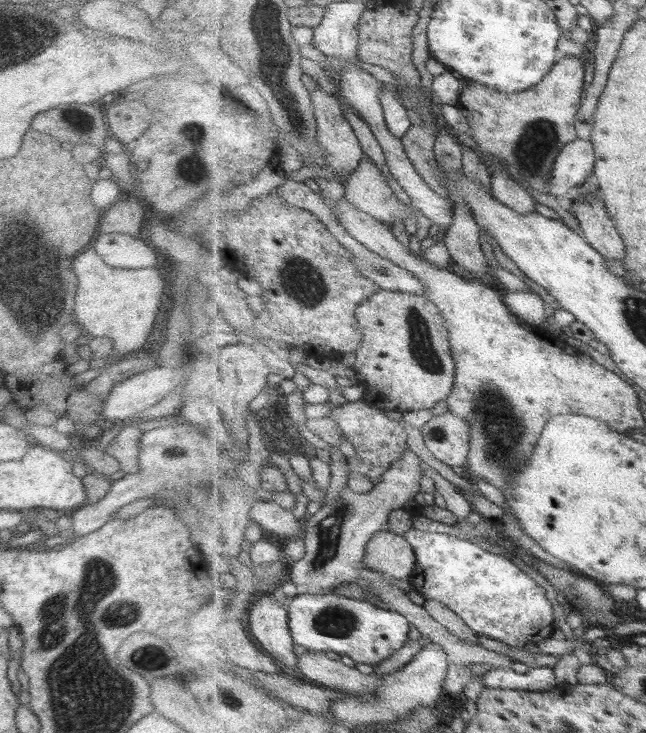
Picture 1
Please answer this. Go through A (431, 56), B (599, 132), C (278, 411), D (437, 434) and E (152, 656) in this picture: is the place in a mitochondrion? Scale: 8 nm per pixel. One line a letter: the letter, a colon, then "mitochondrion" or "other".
A: other
B: other
C: other
D: other
E: mitochondrion

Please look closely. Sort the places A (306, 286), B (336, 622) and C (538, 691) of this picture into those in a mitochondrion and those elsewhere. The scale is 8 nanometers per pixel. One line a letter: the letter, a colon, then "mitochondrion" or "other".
A: mitochondrion
B: mitochondrion
C: other

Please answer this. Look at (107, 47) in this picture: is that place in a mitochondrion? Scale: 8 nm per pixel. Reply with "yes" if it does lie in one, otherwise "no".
no

